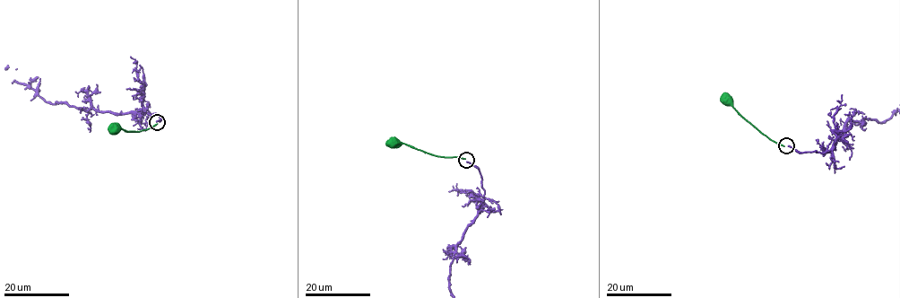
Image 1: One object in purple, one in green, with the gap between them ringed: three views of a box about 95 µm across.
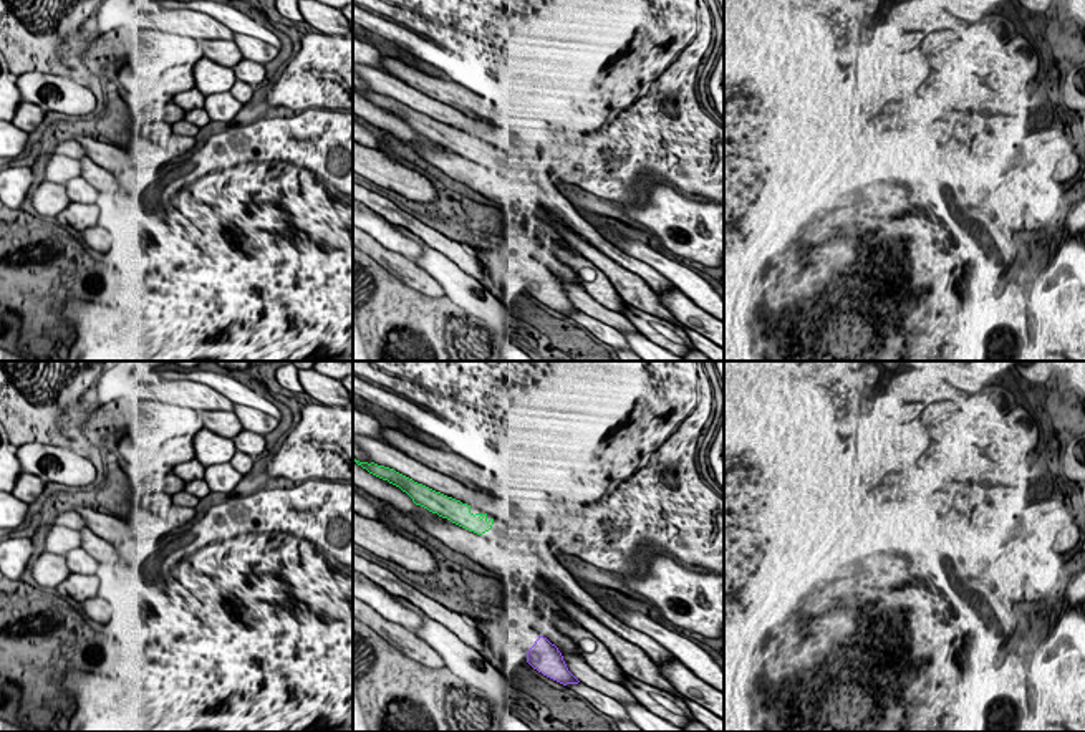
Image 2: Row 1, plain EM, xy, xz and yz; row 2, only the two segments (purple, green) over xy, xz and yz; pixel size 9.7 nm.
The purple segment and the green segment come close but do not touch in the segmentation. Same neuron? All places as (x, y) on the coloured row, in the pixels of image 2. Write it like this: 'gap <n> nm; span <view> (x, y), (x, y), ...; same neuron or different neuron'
gap 1150 nm; span xz (539, 636), (487, 530); different neuron

